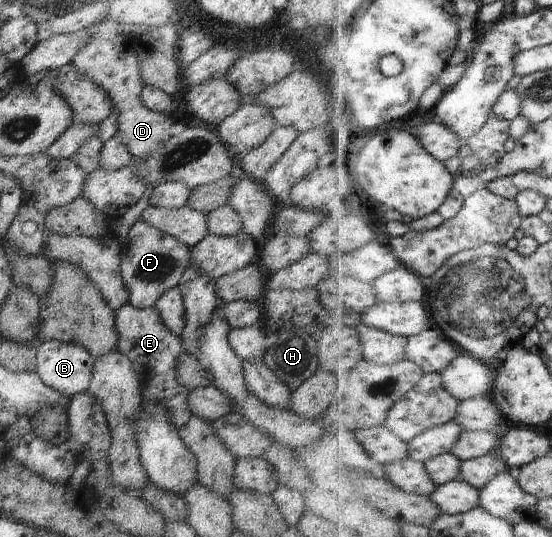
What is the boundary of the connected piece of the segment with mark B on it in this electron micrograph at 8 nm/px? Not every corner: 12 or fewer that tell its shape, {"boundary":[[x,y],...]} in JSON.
{"boundary":[[81,345],[36,348],[35,372],[68,398],[87,391],[95,358]]}

